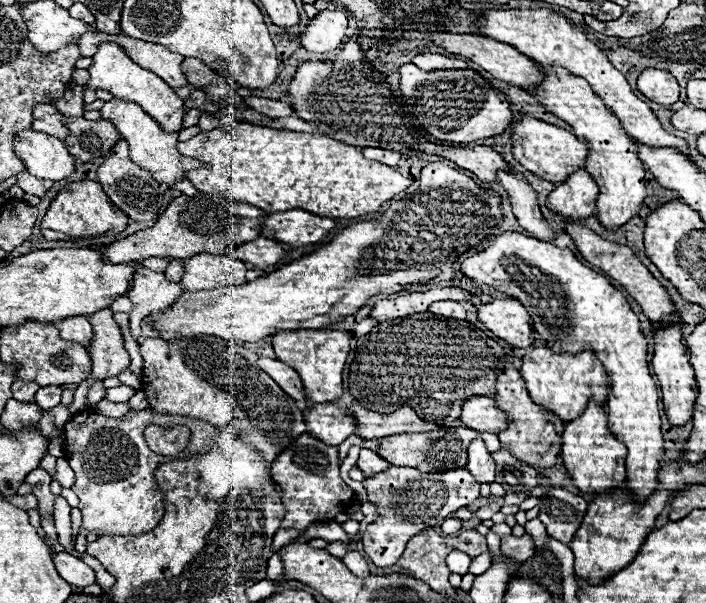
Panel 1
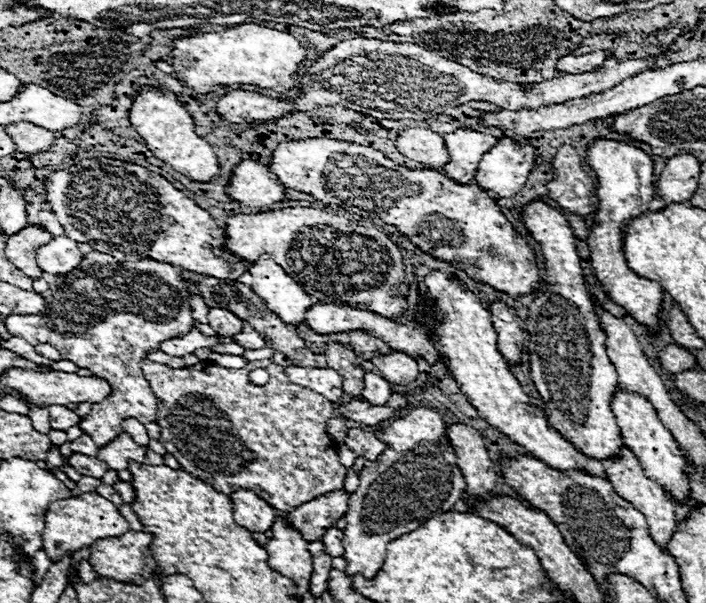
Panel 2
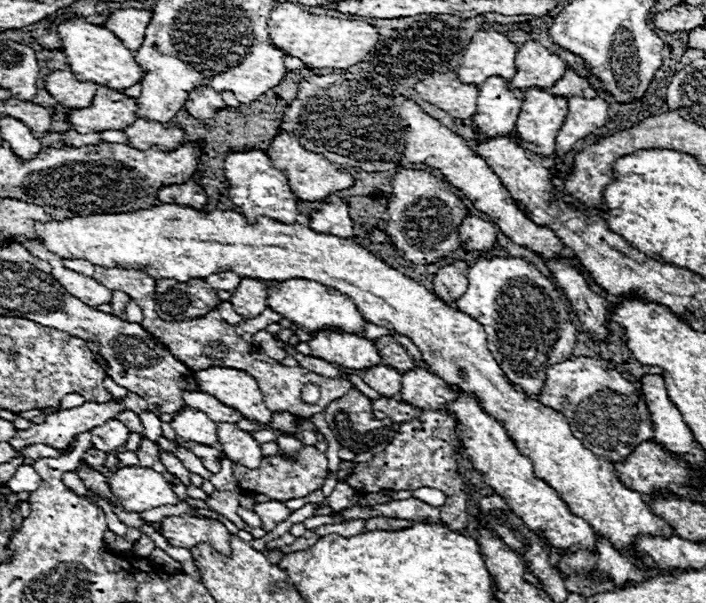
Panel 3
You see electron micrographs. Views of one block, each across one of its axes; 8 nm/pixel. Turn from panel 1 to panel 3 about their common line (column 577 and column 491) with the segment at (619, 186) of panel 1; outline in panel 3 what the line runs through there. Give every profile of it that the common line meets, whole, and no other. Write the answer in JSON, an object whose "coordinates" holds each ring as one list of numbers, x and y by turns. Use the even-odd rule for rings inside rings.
{"coordinates":[[490,76,480,86,474,128,482,138,508,136,516,124,522,102,524,90,510,90,504,78]]}

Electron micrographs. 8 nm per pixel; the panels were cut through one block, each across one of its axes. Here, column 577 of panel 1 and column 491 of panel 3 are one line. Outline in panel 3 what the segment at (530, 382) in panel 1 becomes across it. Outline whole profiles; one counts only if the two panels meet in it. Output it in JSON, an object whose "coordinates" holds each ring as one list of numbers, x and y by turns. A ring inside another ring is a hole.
{"coordinates":[[160,204,138,212,36,222,34,230,44,248,58,258,88,260,94,266,107,268,134,264,148,268,154,280,172,278,188,282,190,278,206,278,232,270,240,278,274,282,304,278,332,286,352,298,368,322,408,336,432,374,466,390,466,394,478,396,482,410,502,422,520,454,532,460,536,478,554,488,574,516,590,522,592,528,608,538,618,550,628,550,636,534,674,534,668,522,650,512,638,492,620,482,612,462,592,454,572,436,560,412,540,404,506,378,486,346,486,332,480,322,454,310,426,286,346,238,314,232,304,224,276,222,266,216,258,218,258,224,248,224,248,220,234,210,214,210,206,214,178,204]]}

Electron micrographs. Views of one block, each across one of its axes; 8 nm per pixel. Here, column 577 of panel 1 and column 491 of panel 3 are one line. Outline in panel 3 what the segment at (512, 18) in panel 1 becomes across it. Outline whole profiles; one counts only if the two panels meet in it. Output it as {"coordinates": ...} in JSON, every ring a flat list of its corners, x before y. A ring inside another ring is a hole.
{"coordinates":[[478,30,456,70,458,80,476,86,490,76,502,76,510,80,516,74,516,52,518,46,498,30]]}

